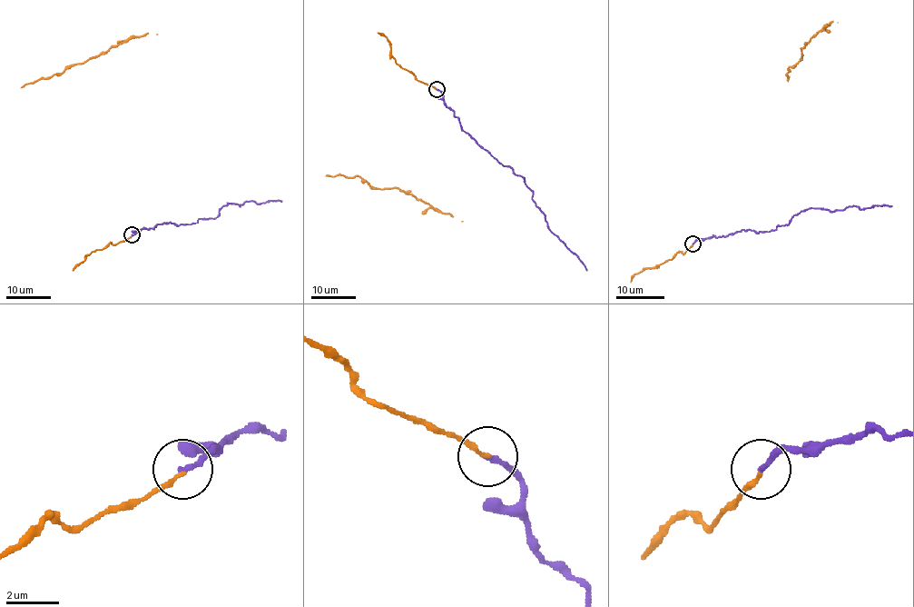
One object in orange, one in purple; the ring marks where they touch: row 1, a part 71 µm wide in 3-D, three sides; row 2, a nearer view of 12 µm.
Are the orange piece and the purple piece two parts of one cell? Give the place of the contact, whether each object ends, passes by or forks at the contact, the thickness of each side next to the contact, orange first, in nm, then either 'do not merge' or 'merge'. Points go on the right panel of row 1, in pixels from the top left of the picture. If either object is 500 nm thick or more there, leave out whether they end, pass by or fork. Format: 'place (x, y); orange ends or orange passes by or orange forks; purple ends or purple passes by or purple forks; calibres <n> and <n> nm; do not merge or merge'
place (692, 243); orange ends; purple ends; calibres 170 and 180 nm; merge

